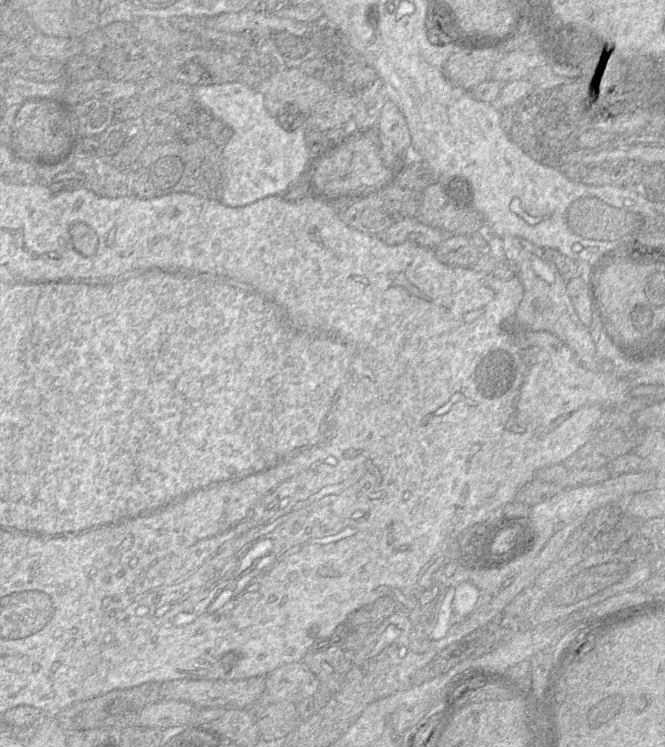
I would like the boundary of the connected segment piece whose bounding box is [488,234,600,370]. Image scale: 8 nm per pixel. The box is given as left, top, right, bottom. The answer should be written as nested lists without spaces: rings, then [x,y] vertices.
[[[488,234],[488,252],[498,261],[513,262],[518,268],[518,278],[523,285],[524,295],[516,311],[515,323],[522,329],[554,334],[573,351],[583,367],[598,370],[600,360],[589,328],[580,321],[566,292],[567,281],[556,266],[544,257],[543,248],[519,237]]]

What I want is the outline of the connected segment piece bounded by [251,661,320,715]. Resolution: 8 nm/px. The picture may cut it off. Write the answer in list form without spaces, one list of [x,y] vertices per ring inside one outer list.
[[[302,661],[283,665],[264,677],[265,692],[251,708],[255,715],[272,703],[298,702],[303,698],[312,697],[320,687],[319,679]]]

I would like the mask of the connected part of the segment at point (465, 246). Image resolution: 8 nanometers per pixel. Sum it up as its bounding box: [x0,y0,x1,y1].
[434,236,482,267]

